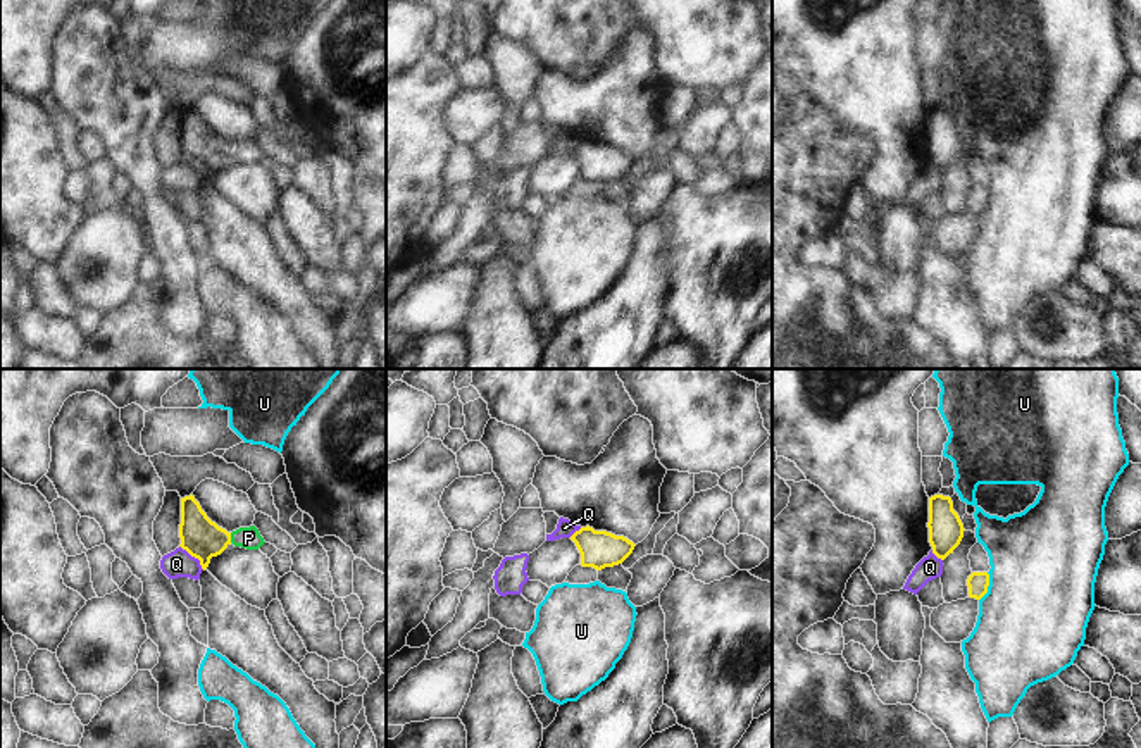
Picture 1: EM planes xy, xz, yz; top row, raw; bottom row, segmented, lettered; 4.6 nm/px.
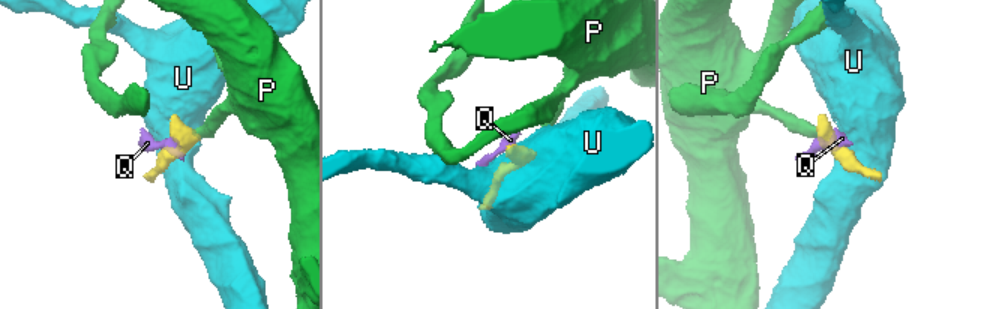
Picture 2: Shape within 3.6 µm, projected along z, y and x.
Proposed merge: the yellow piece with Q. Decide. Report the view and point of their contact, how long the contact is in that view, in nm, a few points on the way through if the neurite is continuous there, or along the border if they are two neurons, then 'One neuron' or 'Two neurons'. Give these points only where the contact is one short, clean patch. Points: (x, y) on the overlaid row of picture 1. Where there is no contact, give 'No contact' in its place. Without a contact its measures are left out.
Touches yellow at xy (193, 555). Shared border 170 nm. Boundary: xy (180, 545), (204, 569). Two neurons.

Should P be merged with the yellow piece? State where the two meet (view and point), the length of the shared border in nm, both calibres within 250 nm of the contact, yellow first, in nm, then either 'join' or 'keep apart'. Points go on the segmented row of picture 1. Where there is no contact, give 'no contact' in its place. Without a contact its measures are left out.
xy (230, 538) | 50 nm | 190/100 nm | join

